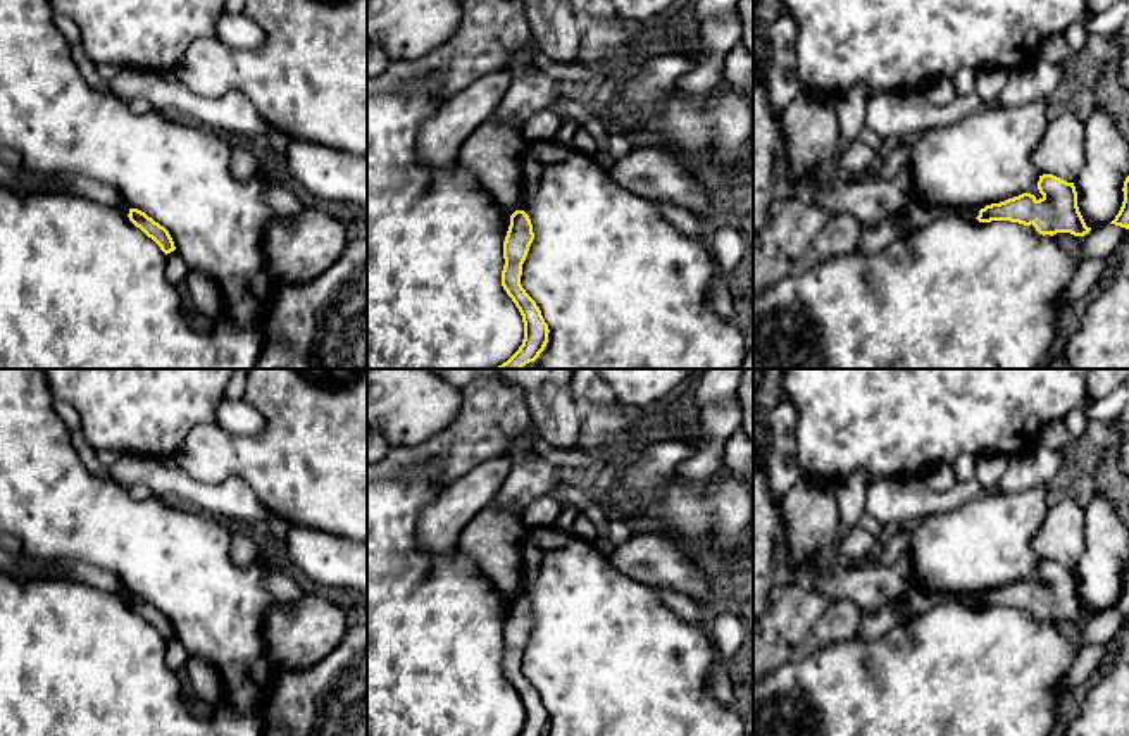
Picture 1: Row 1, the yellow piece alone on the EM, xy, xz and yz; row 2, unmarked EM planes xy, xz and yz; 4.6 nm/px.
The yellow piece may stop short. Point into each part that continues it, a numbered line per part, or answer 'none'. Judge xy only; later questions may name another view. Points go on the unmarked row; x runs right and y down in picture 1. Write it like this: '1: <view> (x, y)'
none

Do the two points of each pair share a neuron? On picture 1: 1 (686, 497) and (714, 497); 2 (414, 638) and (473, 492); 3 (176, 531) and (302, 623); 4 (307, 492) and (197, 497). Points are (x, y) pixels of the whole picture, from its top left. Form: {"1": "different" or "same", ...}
{"1": "same", "2": "different", "3": "different", "4": "different"}

